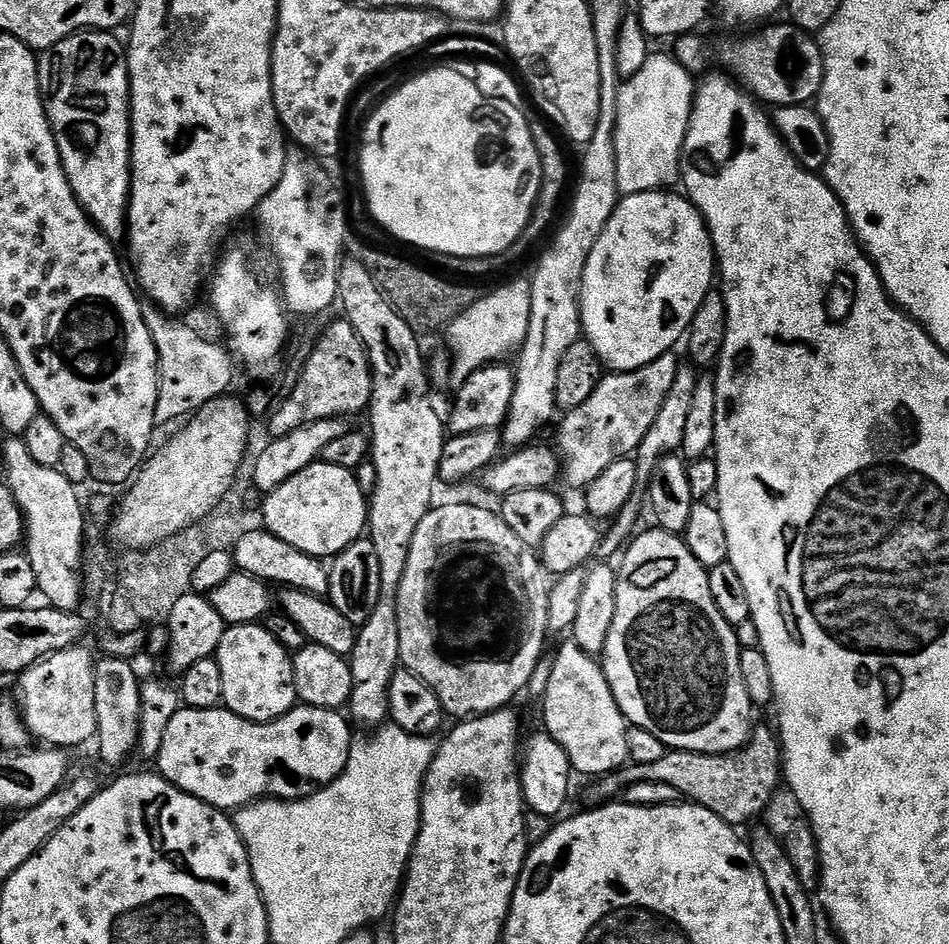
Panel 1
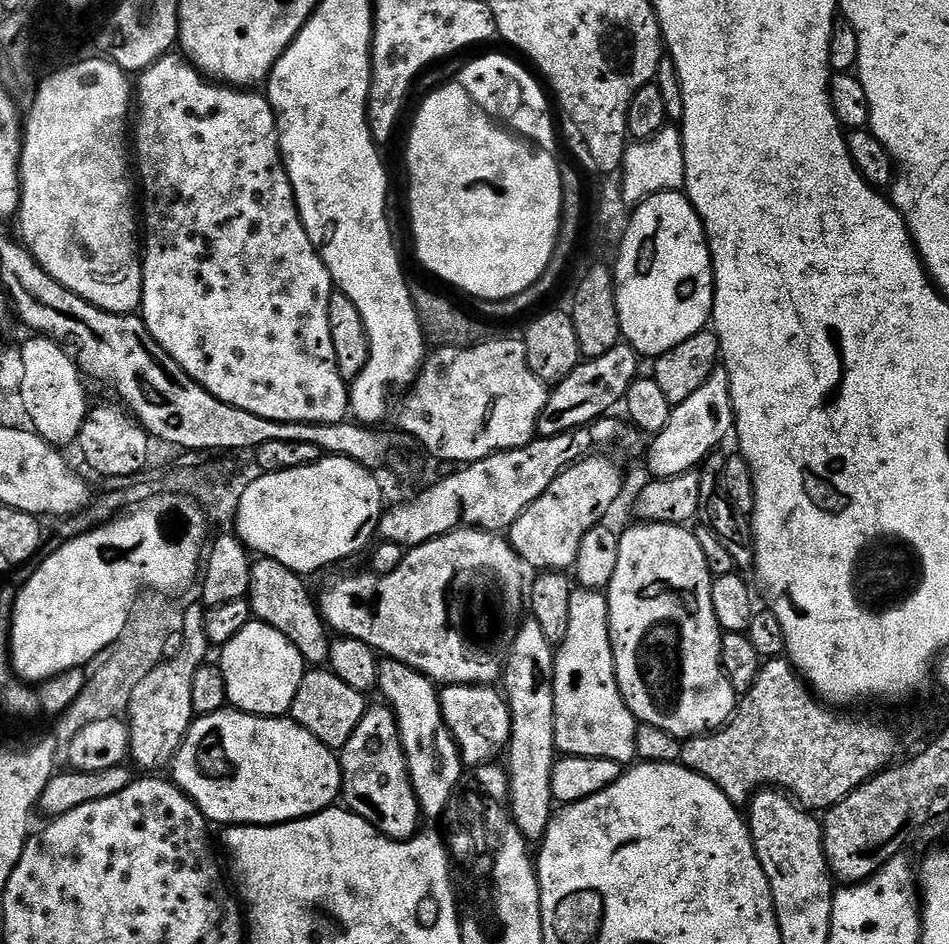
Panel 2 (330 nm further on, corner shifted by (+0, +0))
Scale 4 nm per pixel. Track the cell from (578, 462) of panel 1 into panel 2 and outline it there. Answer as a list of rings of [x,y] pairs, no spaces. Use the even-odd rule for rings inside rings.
[[[585,455],[583,458],[571,463],[562,472],[558,472],[554,482],[550,482],[547,490],[540,495],[523,514],[513,522],[510,529],[510,543],[512,551],[520,557],[525,565],[528,564],[535,570],[568,570],[575,565],[578,550],[582,542],[582,534],[593,526],[601,523],[599,512],[604,512],[620,496],[620,487],[624,480],[620,477],[620,468],[612,460],[607,460],[607,455]]]

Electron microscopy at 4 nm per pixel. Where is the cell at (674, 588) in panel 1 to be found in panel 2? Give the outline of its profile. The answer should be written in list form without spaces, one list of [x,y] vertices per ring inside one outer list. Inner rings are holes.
[[[647,522],[633,523],[633,528],[619,533],[620,545],[616,551],[616,565],[614,566],[614,578],[610,578],[606,595],[608,597],[608,629],[610,630],[610,642],[614,654],[614,666],[616,667],[616,681],[620,687],[622,698],[626,702],[637,721],[640,724],[658,726],[658,730],[666,730],[666,734],[674,734],[681,738],[691,738],[705,735],[715,729],[723,728],[732,719],[732,713],[736,711],[738,693],[730,686],[730,682],[724,676],[724,668],[720,665],[720,637],[722,629],[720,623],[714,618],[714,606],[710,602],[710,590],[714,577],[708,572],[707,560],[703,556],[702,546],[696,538],[695,531],[678,524],[650,524]]]

